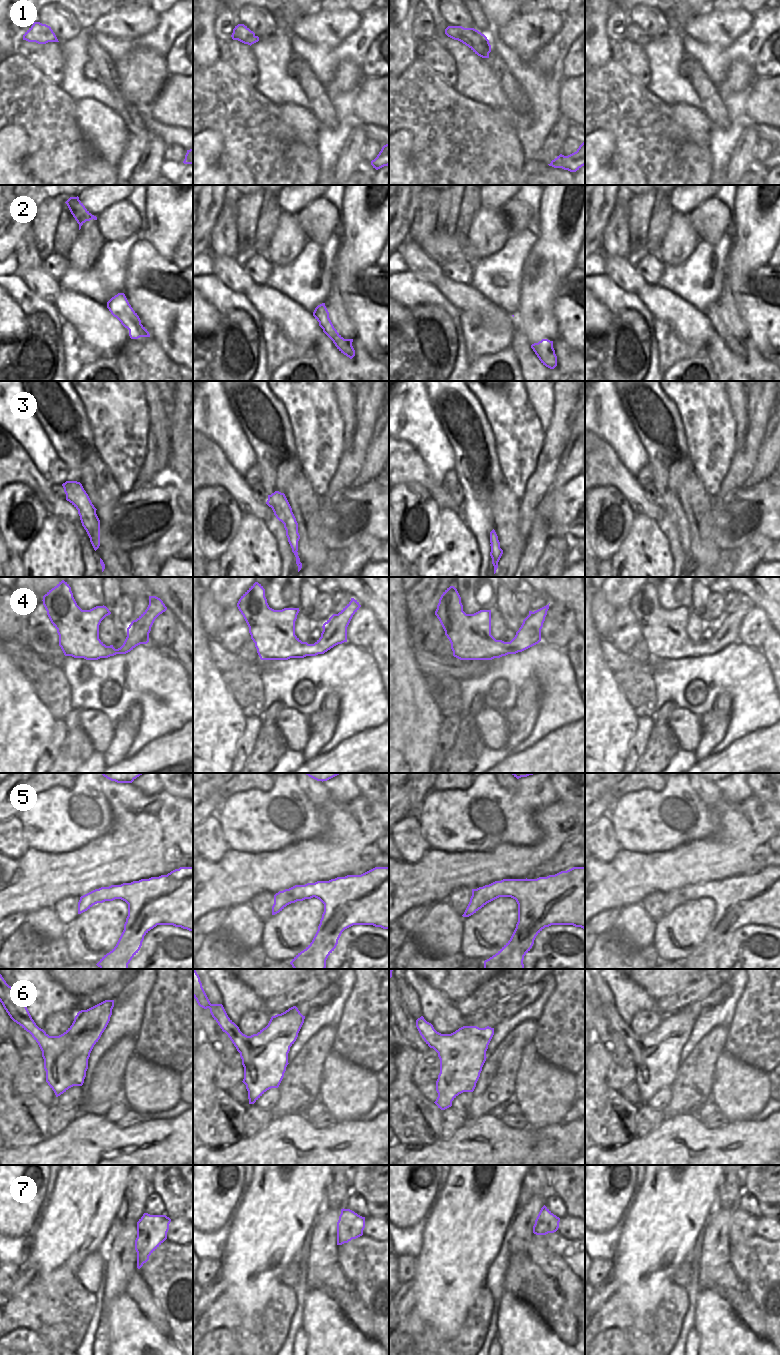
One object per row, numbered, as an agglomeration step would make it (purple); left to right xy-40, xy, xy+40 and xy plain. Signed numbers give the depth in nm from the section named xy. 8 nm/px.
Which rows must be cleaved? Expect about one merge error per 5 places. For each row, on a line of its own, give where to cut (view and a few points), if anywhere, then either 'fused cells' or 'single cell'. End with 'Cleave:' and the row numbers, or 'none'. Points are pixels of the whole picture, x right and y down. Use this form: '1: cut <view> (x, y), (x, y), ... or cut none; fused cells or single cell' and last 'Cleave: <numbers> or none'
1: cut none; single cell
2: cut none; single cell
3: cut none; single cell
4: cut none; single cell
5: cut none; single cell
6: cut none; single cell
7: cut none; single cell
Cleave: none

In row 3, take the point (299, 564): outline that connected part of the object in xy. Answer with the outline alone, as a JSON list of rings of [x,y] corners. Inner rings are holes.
[[[275,491],[271,495],[268,495],[266,504],[272,508],[276,518],[284,524],[286,536],[292,548],[292,552],[296,557],[296,564],[298,566],[299,572],[302,568],[302,563],[300,562],[300,558],[297,552],[300,535],[298,533],[298,523],[292,512],[292,508],[285,494],[279,491]]]

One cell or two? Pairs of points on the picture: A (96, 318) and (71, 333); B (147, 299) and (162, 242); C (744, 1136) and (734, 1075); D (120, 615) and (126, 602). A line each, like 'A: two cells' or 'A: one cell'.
A: two cells
B: two cells
C: two cells
D: one cell

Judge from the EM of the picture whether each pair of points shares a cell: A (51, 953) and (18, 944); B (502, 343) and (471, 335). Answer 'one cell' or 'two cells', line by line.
A: one cell
B: one cell

